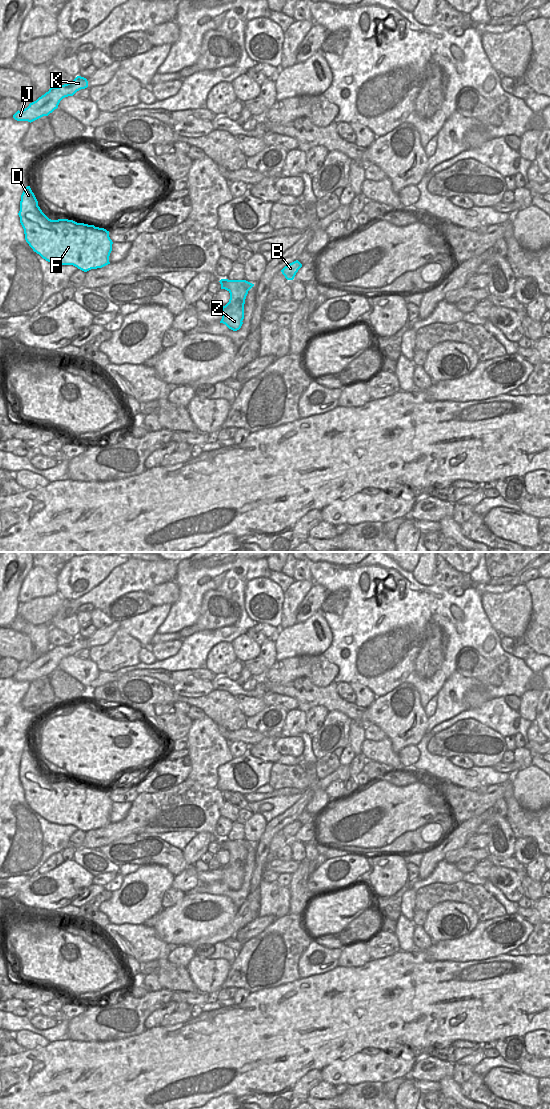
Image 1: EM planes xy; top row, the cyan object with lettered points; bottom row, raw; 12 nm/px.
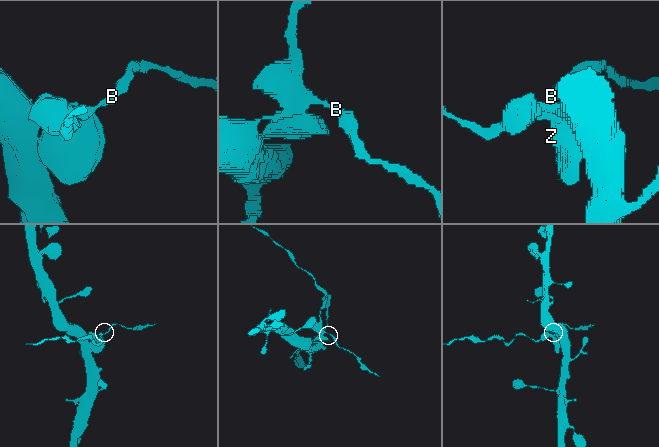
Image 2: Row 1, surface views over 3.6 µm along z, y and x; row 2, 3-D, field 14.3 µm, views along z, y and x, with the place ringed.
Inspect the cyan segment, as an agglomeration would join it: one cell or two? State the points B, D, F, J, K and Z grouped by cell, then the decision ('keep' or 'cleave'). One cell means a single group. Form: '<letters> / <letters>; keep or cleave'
B / D F J K Z; cleave

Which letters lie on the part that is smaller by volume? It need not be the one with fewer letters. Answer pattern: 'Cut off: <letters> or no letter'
Cut off: B

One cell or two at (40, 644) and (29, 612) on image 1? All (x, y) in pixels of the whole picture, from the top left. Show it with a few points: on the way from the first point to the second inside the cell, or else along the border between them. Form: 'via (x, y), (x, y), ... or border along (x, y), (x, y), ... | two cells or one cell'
border along (18, 614), (33, 624), (49, 624), (51, 626) | two cells

